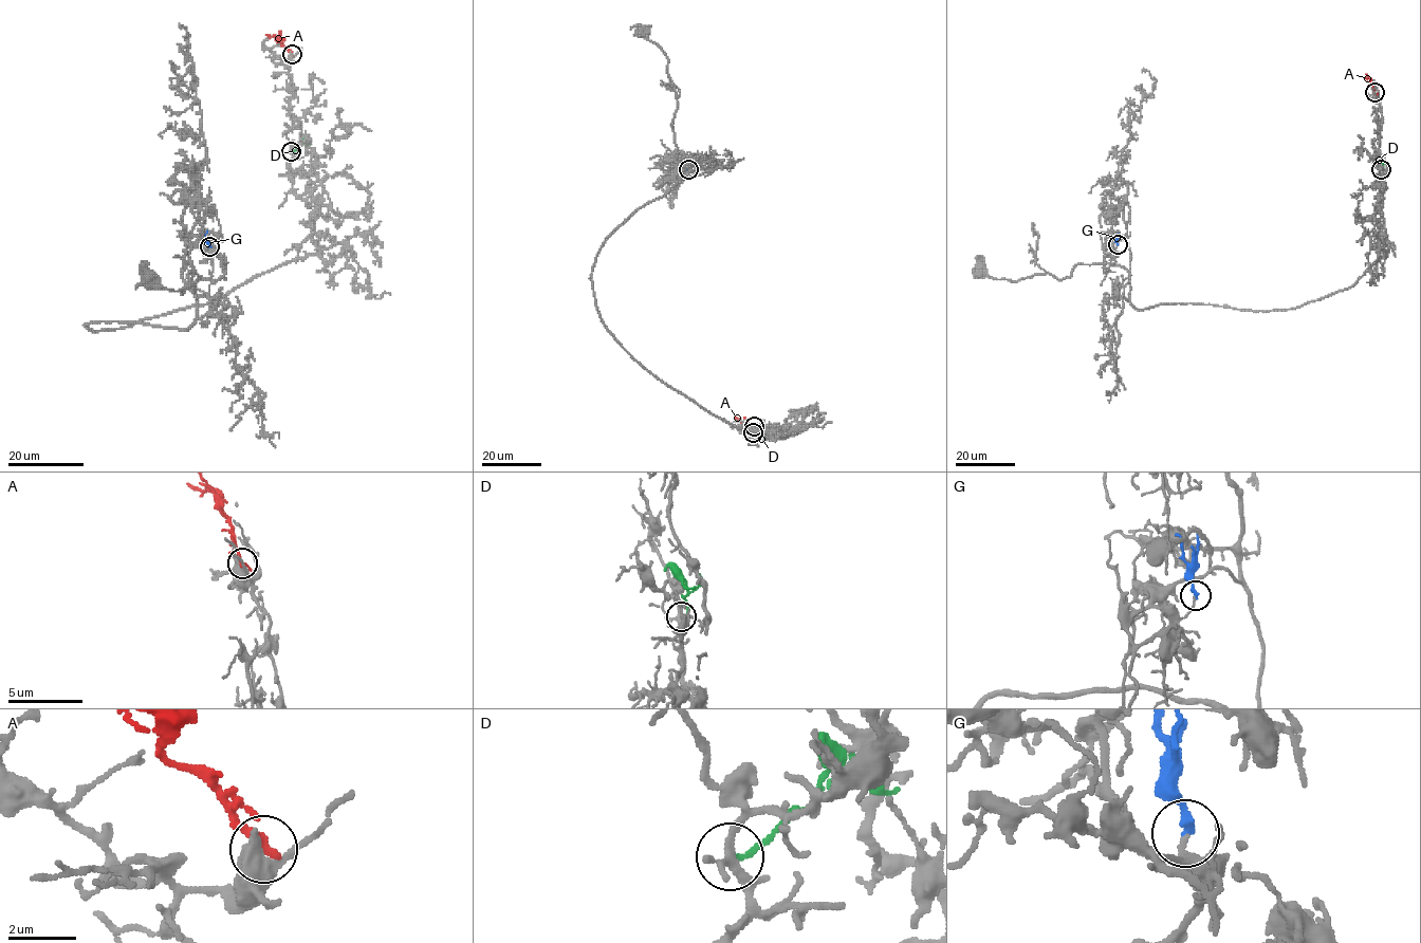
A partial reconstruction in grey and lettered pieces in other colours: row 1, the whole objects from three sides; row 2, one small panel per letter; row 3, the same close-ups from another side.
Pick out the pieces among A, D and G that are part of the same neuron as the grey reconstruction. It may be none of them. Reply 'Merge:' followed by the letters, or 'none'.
Merge: none

